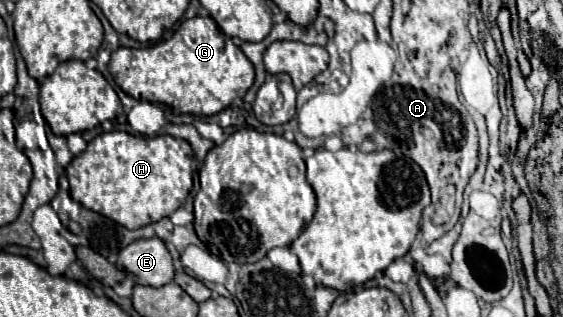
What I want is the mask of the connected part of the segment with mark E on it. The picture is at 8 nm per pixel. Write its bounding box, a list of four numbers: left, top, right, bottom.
[117,237,173,287]

